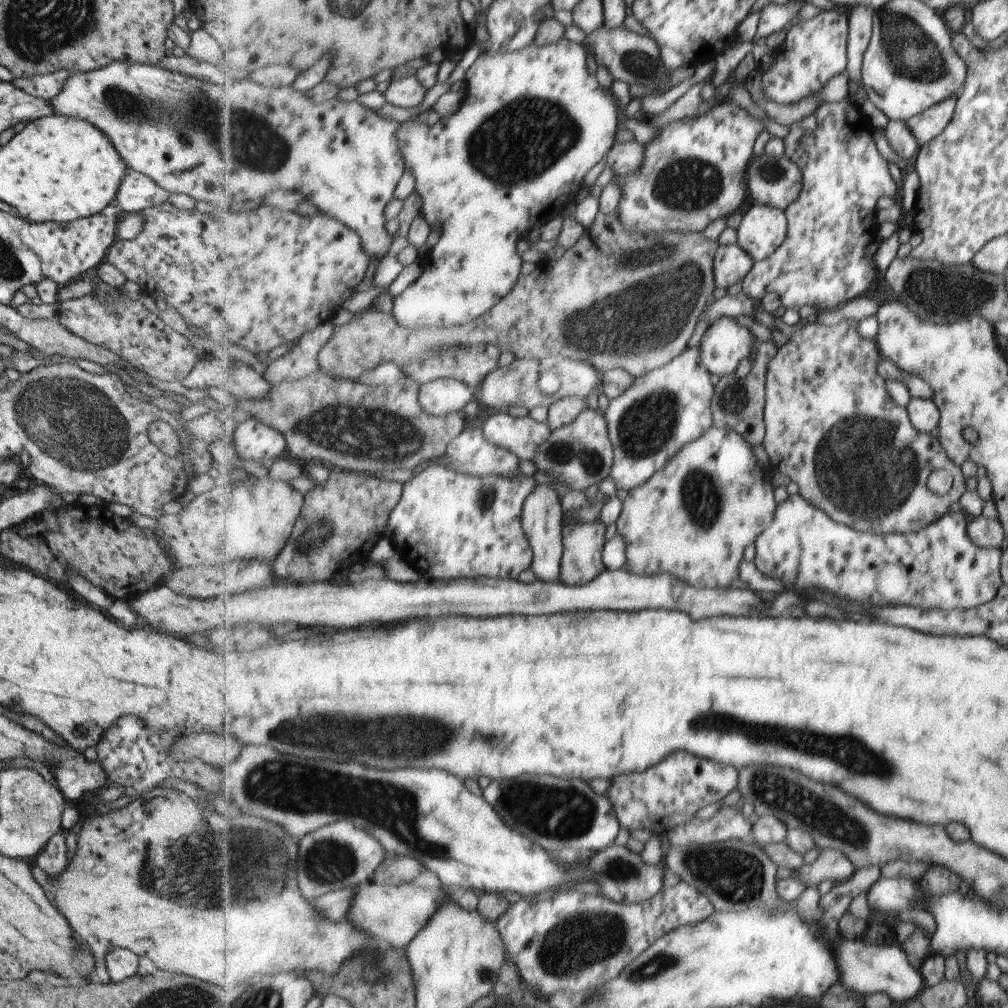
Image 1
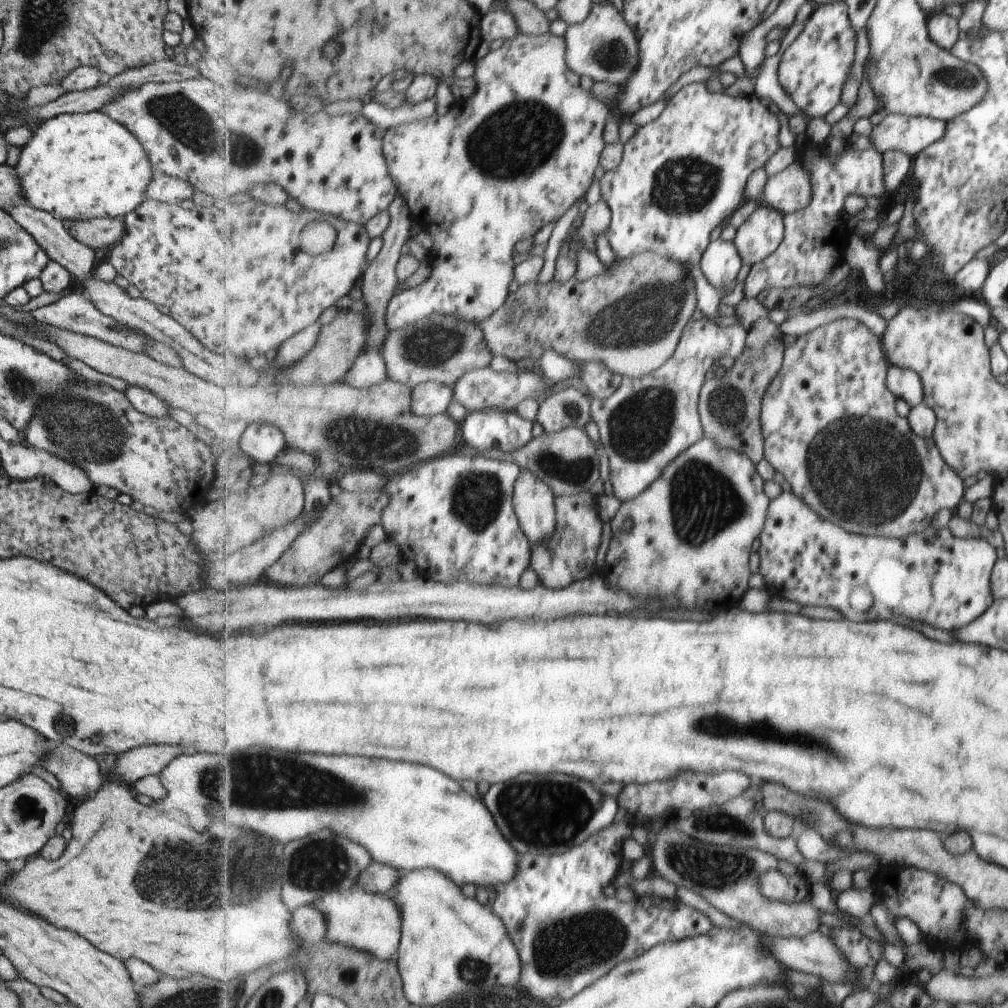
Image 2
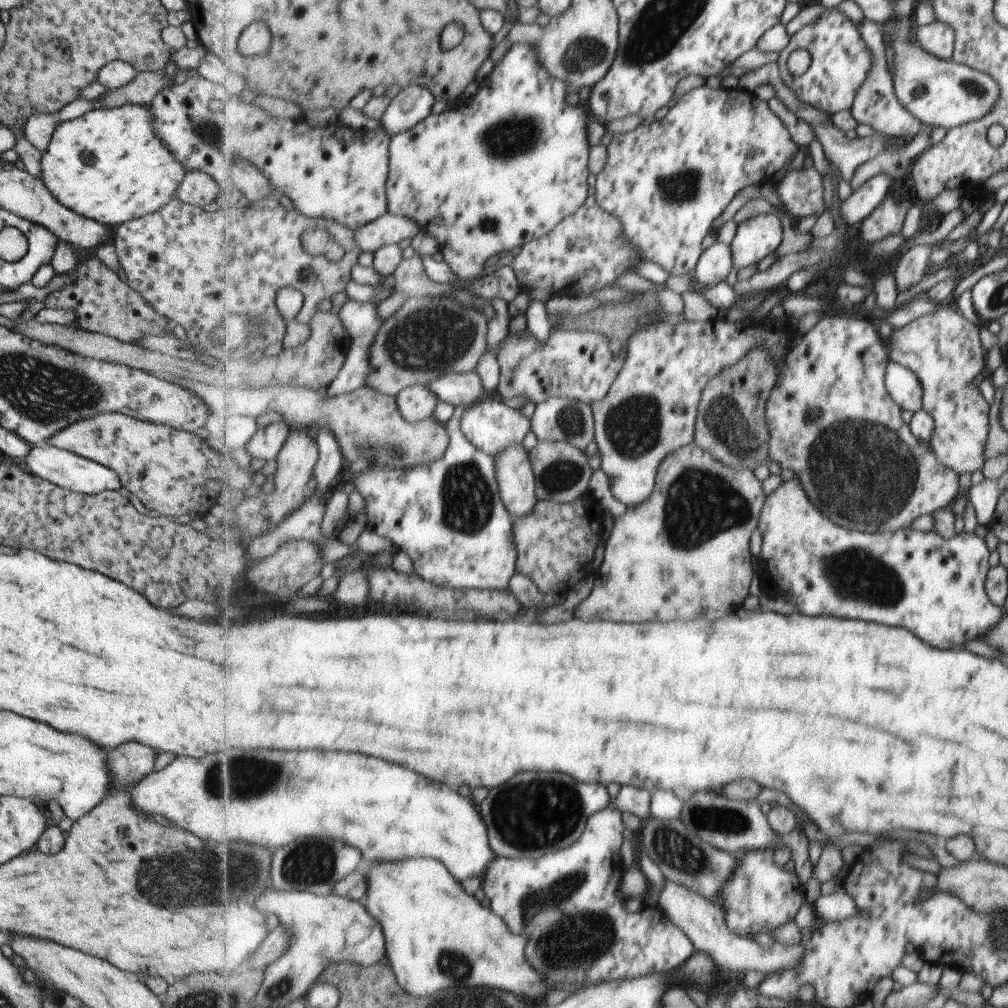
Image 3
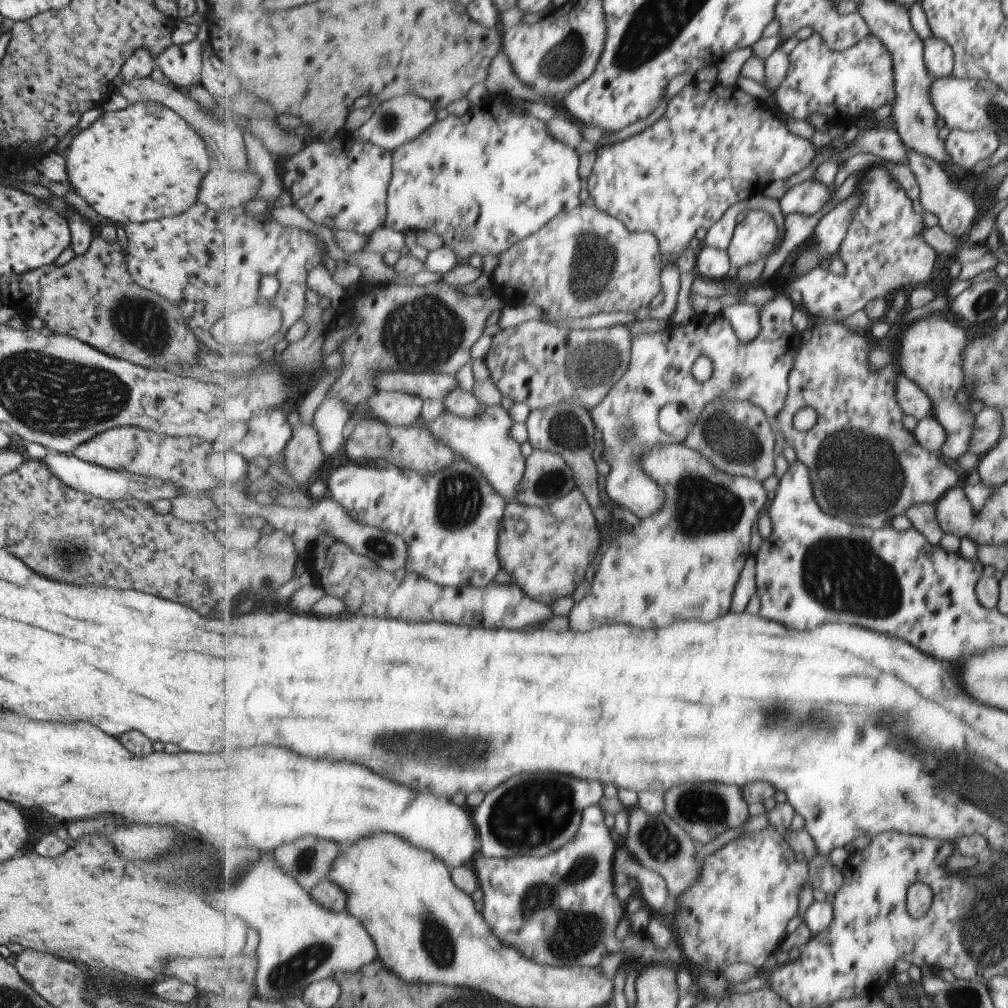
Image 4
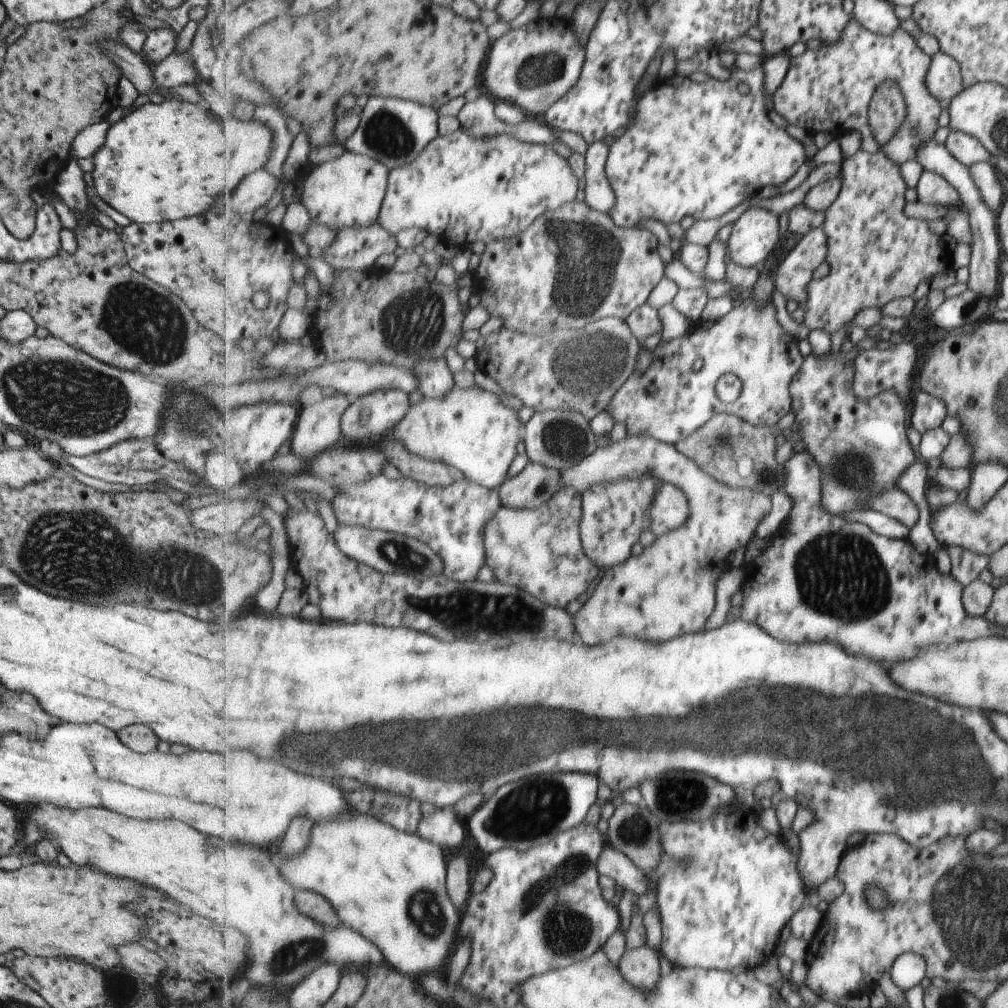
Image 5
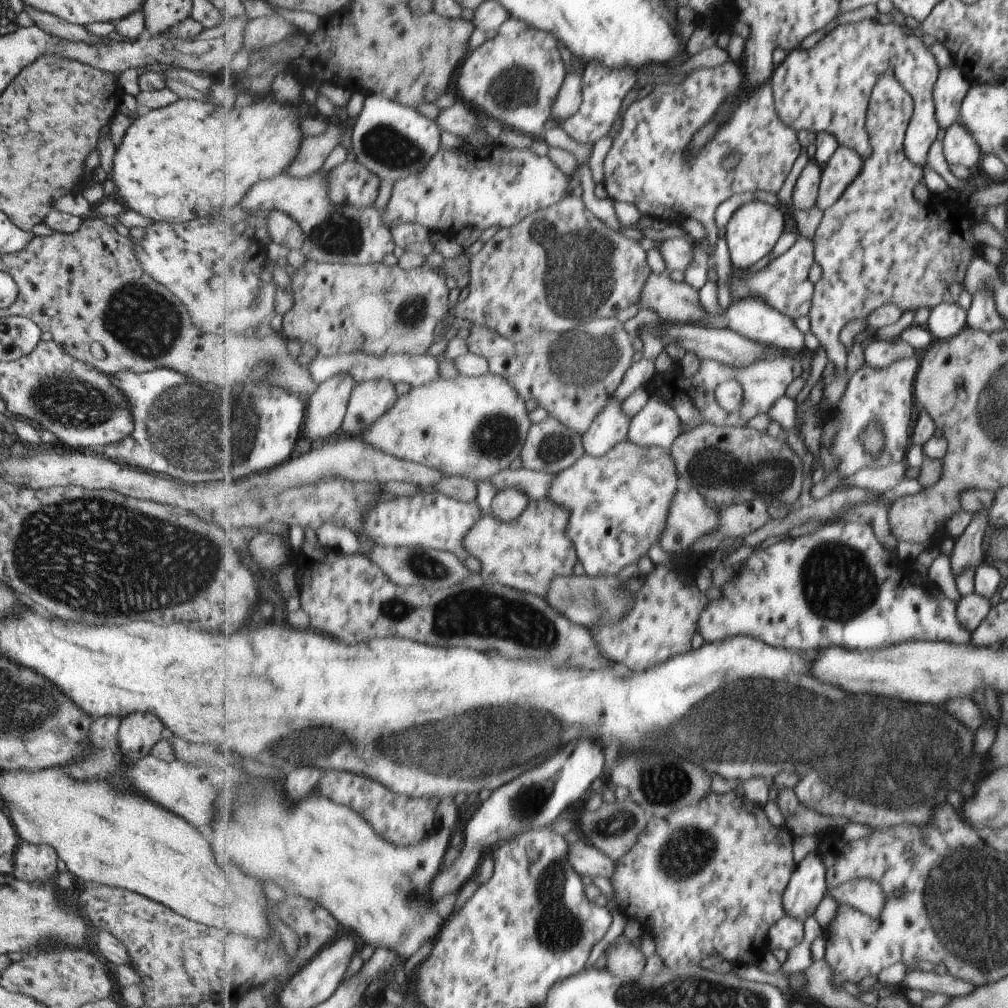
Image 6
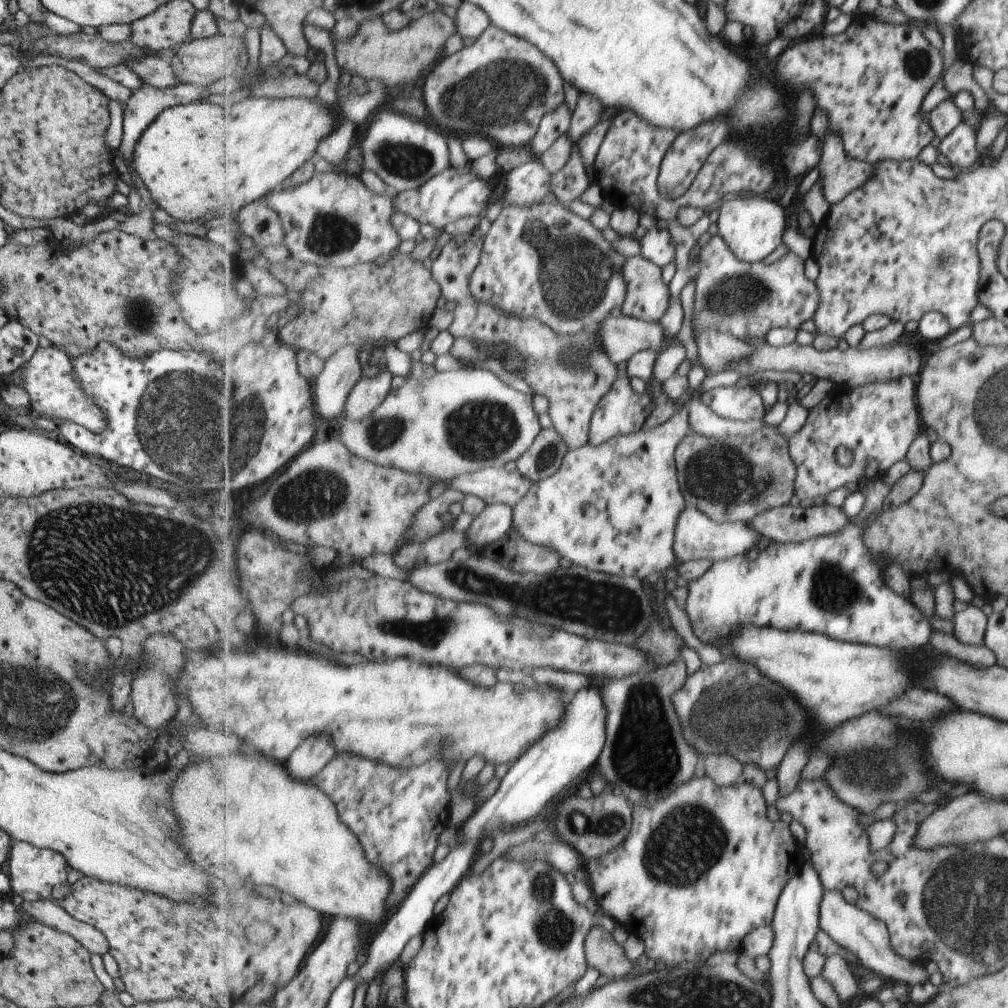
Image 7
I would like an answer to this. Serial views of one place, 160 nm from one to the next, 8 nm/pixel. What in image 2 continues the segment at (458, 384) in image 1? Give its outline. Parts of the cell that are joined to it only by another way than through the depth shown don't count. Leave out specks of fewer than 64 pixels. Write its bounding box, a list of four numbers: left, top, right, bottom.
[413,381,456,418]

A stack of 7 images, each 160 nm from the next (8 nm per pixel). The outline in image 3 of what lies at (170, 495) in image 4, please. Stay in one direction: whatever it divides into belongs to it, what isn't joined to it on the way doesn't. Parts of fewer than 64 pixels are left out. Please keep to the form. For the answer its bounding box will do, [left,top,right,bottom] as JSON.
[19,443,122,495]

